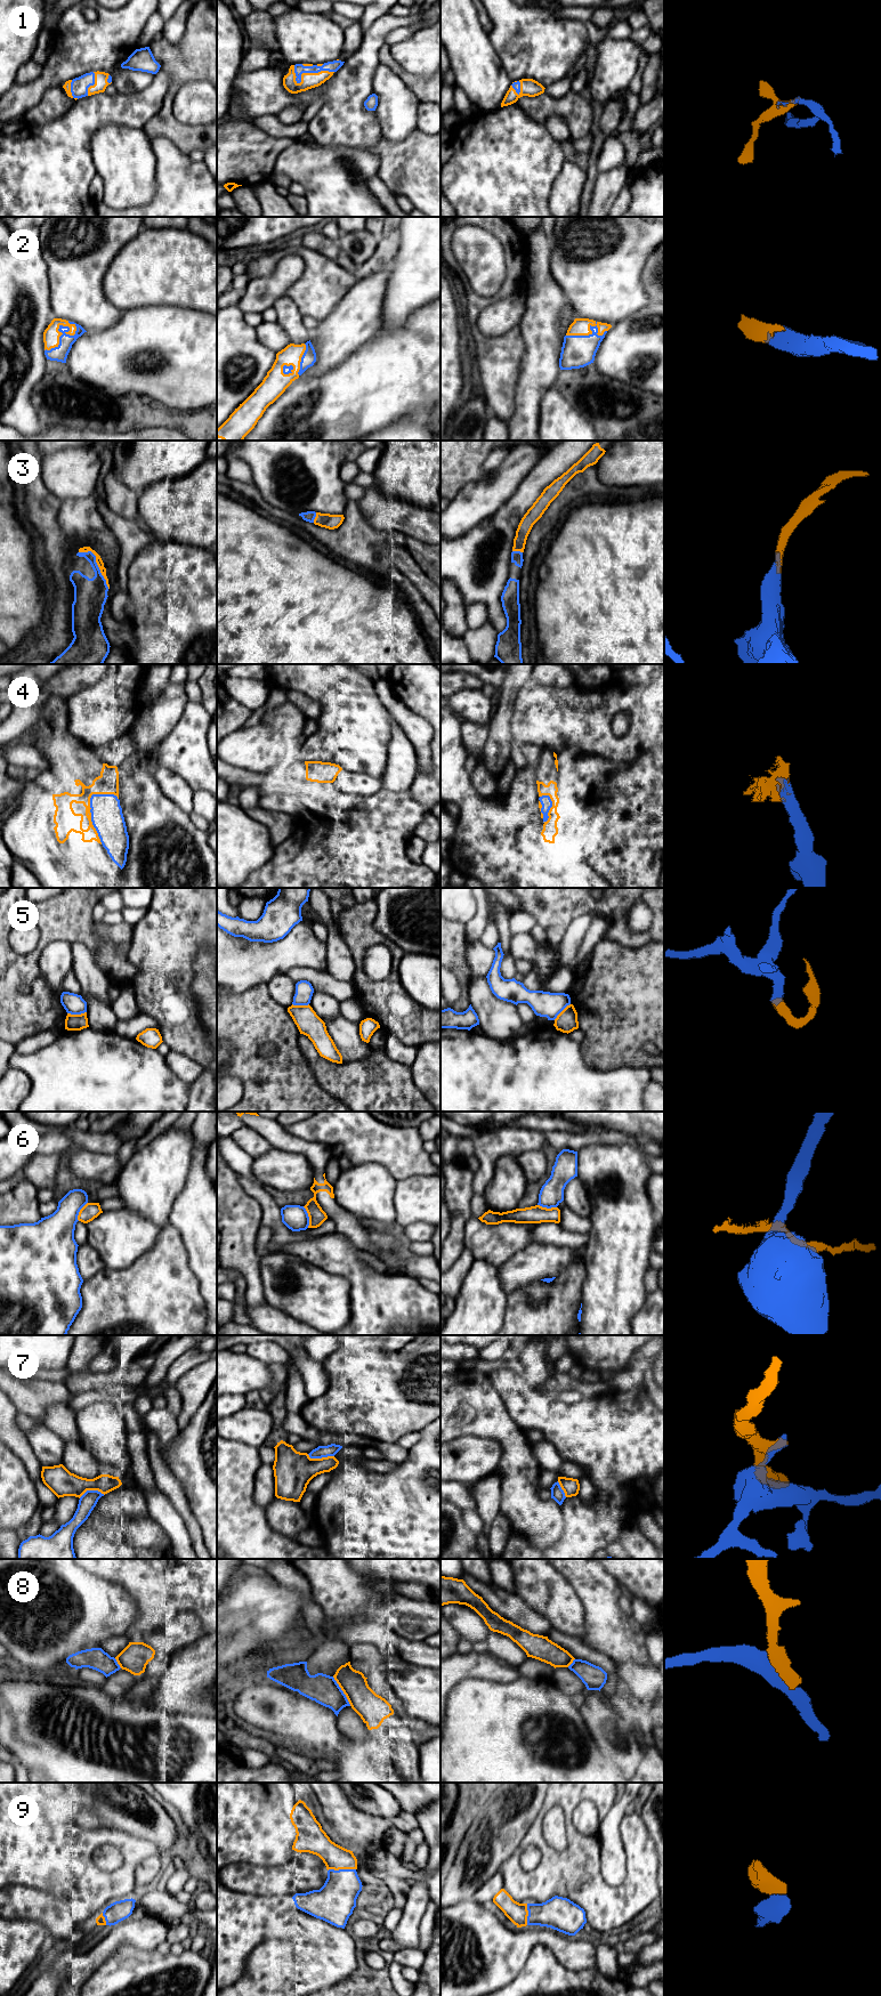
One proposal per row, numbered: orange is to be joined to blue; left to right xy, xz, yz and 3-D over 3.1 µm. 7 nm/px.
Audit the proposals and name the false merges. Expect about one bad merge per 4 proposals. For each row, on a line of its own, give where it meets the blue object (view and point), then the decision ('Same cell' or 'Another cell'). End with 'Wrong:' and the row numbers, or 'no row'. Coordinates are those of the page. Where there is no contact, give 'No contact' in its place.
1: Touches blue at xz (305, 72). Same cell
2: Touches blue at xy (61, 336). Same cell
3: Touches blue at xy (96, 564). Same cell
4: Touches blue at xy (90, 809). Same cell
5: Touches blue at xy (77, 1013). Another cell
6: Touches blue at xz (308, 1217). Another cell
7: Touches blue at xz (321, 1457). Another cell
8: Touches blue at xz (342, 1691). Same cell
9: Touches blue at xz (341, 1869). Same cell
Wrong: 5, 6, 7

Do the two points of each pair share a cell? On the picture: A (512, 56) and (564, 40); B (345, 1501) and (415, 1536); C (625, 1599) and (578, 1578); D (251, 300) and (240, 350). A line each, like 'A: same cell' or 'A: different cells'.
A: same cell
B: same cell
C: different cells
D: different cells

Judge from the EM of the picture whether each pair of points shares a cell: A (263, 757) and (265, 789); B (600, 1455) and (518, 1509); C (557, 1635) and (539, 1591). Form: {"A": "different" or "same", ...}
{"A": "different", "B": "different", "C": "different"}

